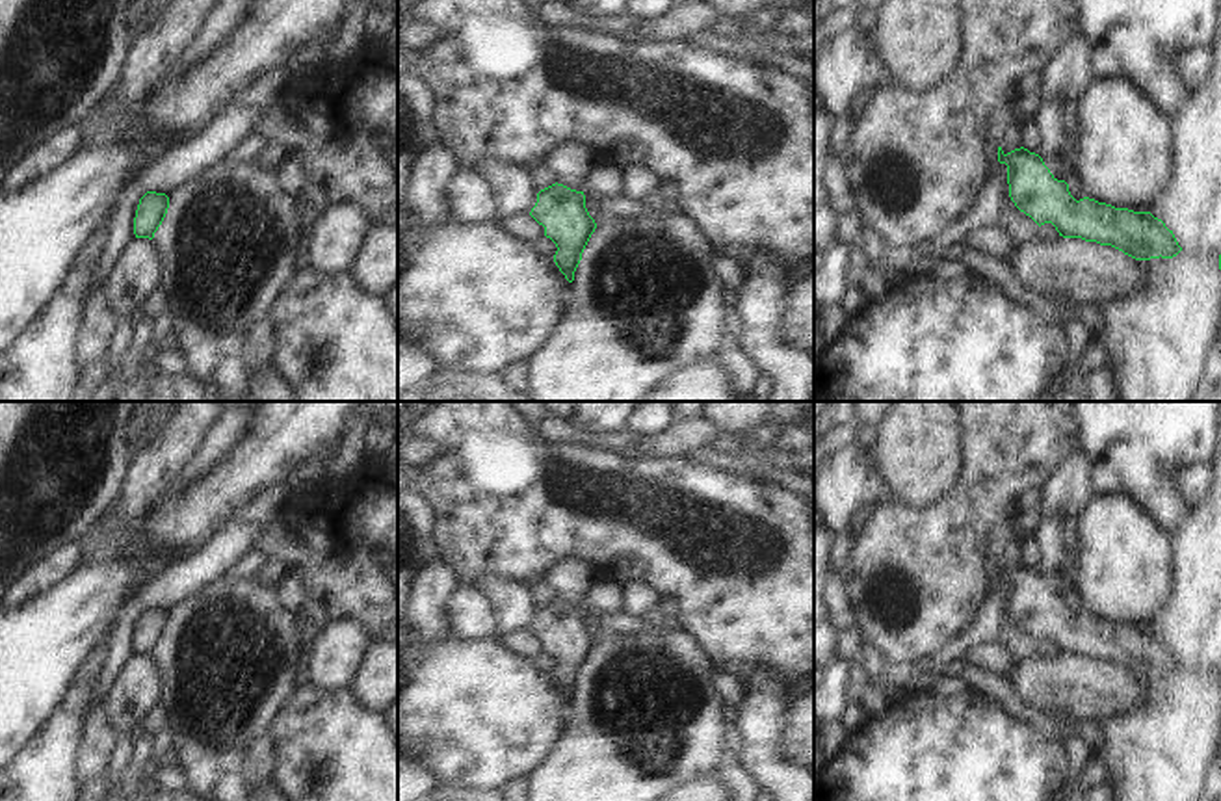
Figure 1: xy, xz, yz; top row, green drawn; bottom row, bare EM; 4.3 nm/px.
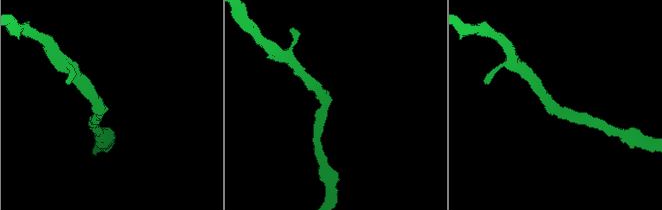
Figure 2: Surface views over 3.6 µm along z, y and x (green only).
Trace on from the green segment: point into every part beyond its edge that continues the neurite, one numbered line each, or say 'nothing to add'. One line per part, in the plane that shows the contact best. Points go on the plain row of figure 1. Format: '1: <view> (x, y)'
nothing to add

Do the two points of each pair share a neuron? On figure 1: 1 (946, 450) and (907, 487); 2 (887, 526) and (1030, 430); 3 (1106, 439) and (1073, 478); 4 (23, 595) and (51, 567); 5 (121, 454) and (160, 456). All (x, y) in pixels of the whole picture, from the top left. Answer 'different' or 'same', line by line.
1: same
2: same
3: different
4: same
5: different

